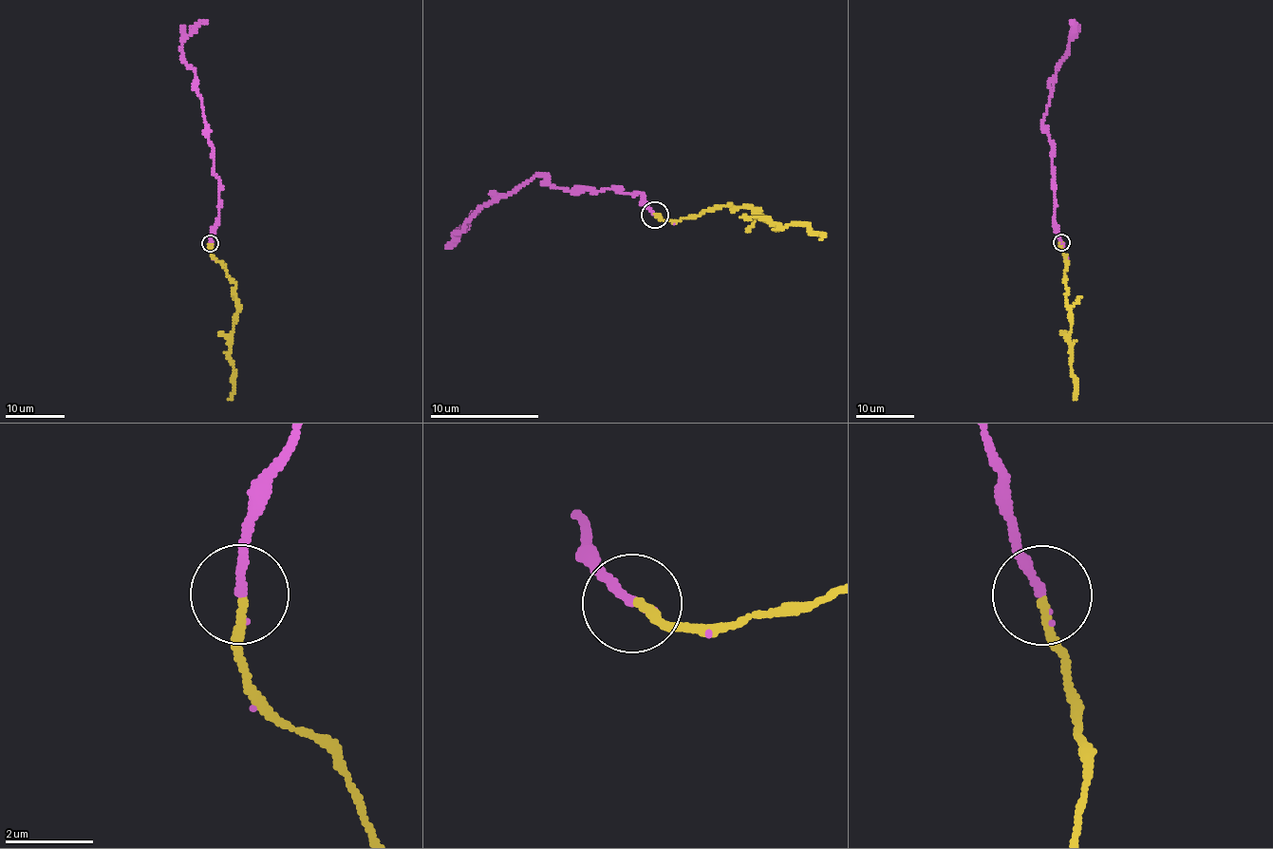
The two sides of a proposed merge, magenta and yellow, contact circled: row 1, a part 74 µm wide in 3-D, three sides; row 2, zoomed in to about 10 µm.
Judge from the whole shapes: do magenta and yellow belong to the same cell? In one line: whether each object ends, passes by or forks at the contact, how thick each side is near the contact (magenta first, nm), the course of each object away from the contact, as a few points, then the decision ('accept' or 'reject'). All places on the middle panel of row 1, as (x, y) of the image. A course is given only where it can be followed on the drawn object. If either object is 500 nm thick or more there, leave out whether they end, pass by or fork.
magenta ends; yellow ends; calibres 200 and 200 nm; course magenta (654, 214), (641, 204), (642, 193), (570, 191), (533, 176), (495, 196), (454, 234), (477, 211); course yellow (654, 214), (665, 220), (747, 205), (773, 223), (787, 227), (804, 223), (814, 235), (825, 235), (819, 239); accept

